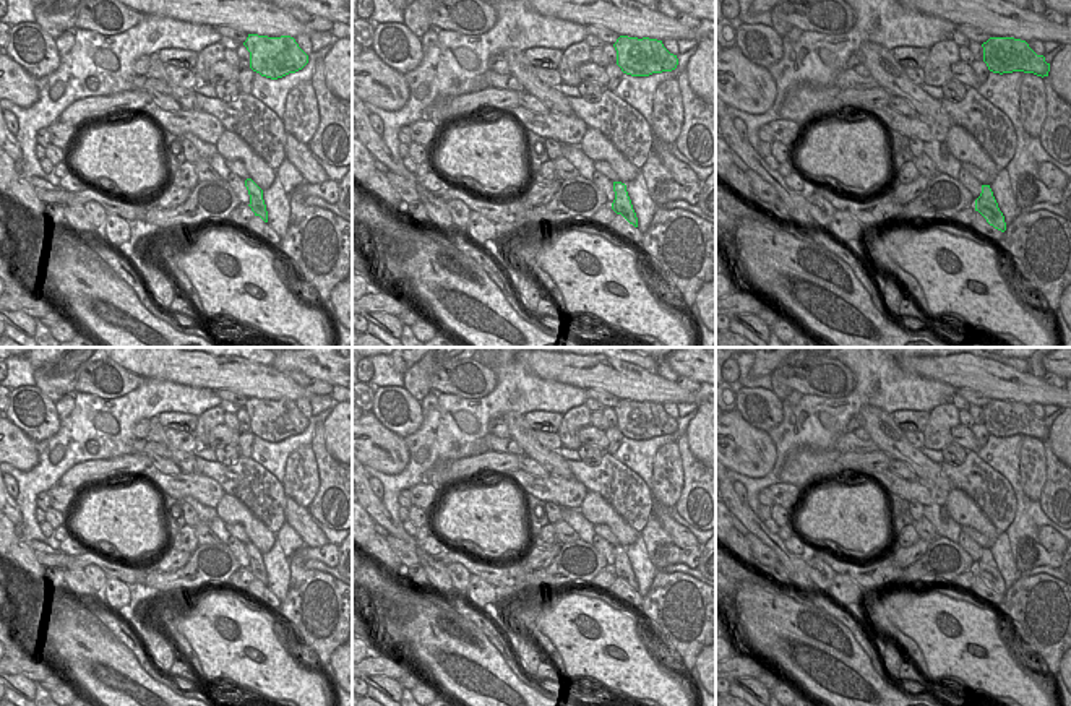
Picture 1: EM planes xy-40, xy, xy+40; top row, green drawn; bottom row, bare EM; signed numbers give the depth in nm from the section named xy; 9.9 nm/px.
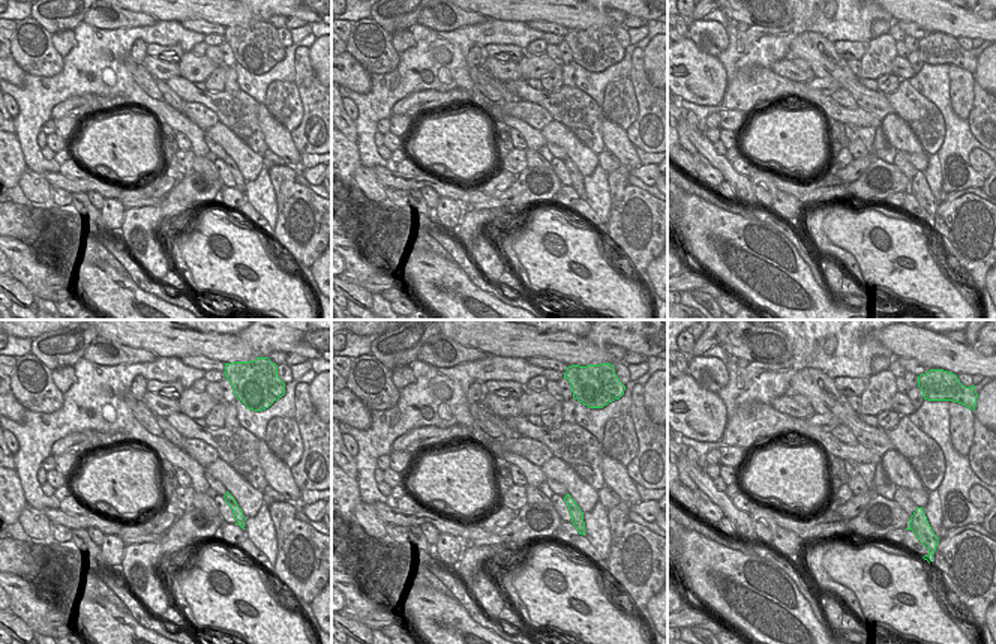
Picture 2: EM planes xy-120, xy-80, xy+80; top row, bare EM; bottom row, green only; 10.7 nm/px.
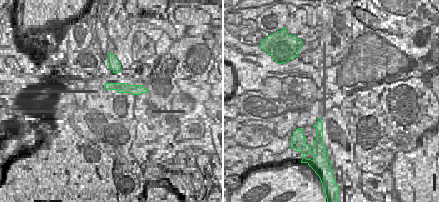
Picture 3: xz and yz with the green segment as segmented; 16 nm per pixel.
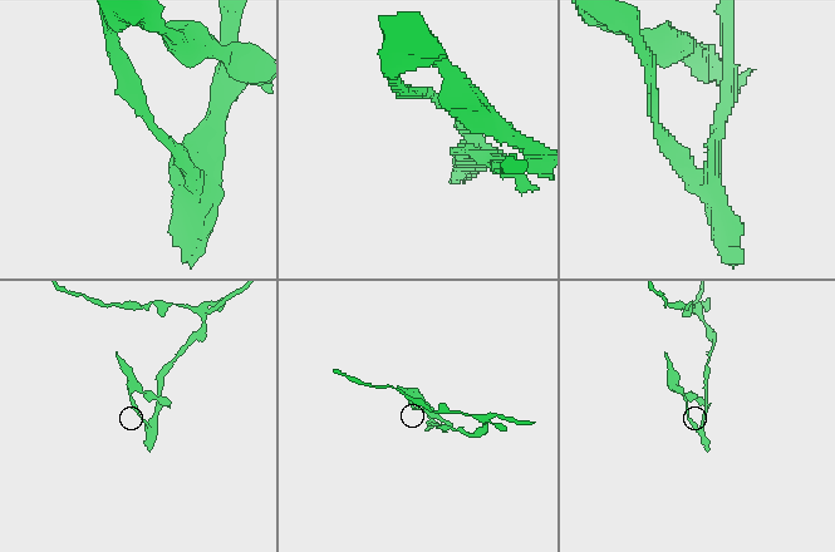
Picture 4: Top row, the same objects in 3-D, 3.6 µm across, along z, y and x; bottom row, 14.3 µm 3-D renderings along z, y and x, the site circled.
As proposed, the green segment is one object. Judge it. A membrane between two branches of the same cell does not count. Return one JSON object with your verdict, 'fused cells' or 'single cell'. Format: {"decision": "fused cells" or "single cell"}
{"decision": "fused cells"}

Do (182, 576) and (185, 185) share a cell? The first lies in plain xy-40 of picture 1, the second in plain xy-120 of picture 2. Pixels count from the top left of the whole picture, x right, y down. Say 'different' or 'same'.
same

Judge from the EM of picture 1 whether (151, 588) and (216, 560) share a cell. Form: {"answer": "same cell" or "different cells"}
{"answer": "same cell"}

